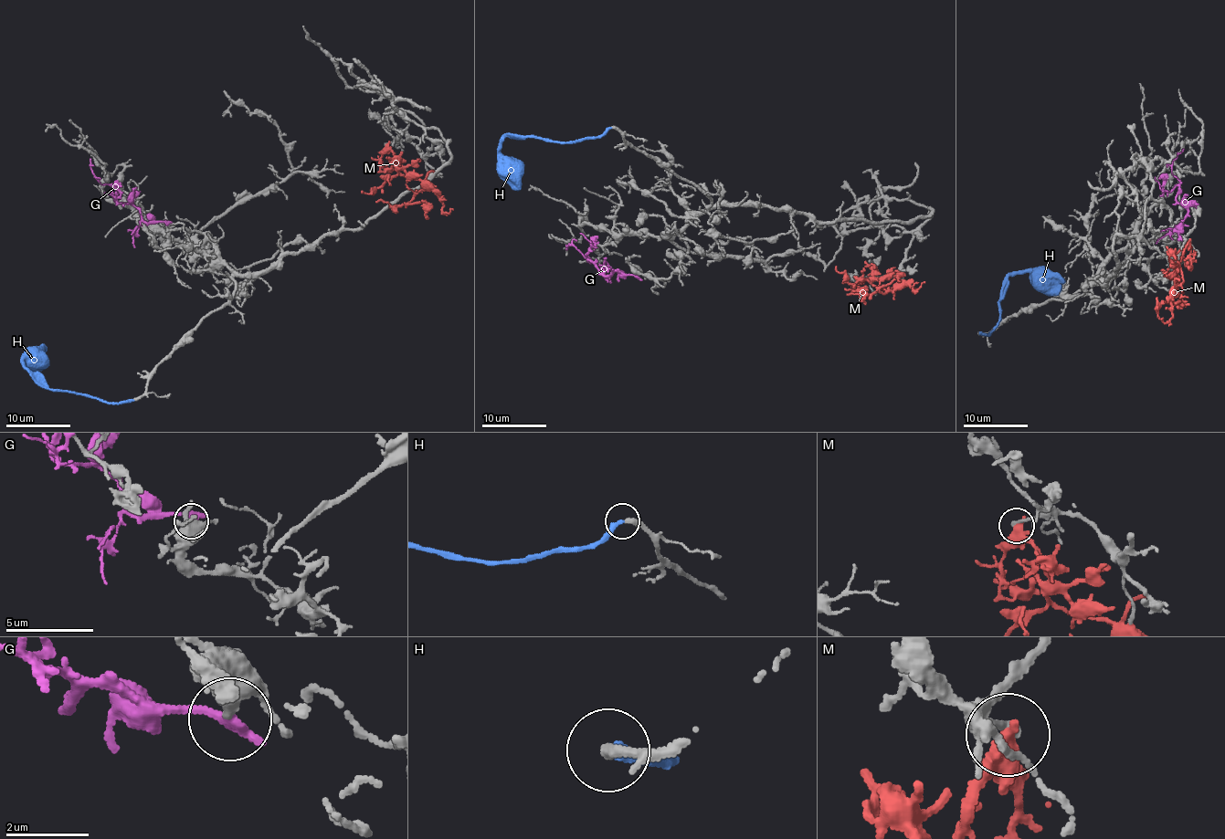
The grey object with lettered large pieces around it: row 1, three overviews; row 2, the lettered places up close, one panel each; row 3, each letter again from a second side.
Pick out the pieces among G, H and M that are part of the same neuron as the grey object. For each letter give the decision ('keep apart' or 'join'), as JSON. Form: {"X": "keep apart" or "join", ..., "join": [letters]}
{"G": "keep apart", "H": "join", "M": "keep apart", "join": ["H"]}

